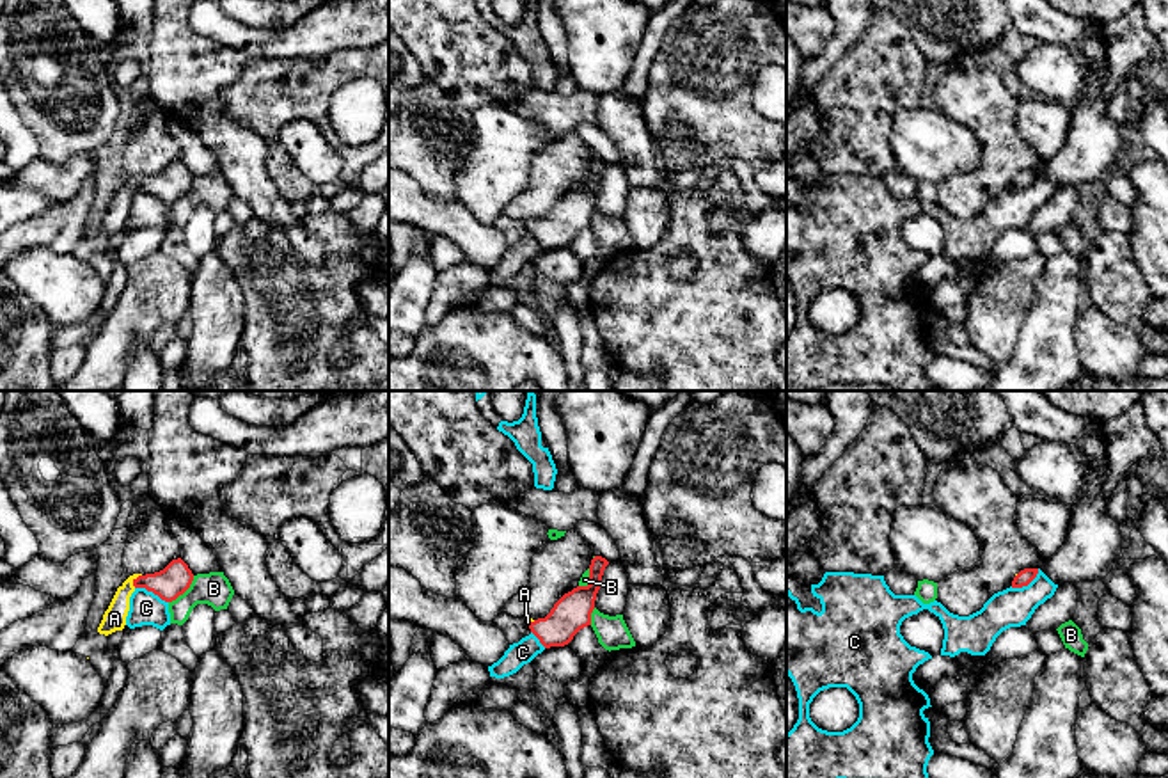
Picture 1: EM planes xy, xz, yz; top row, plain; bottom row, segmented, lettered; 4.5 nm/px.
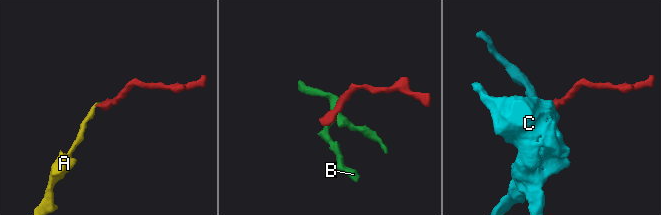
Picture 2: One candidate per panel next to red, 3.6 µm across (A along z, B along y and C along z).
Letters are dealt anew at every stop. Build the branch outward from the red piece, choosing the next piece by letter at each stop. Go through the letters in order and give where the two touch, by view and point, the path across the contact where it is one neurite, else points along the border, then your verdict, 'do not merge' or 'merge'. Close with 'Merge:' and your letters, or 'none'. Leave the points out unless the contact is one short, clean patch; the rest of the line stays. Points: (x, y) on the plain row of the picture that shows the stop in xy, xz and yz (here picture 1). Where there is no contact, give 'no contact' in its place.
A: meets red in xy at (134, 183); runs through xy (174, 182), (134, 183), (123, 196), (114, 221); merge
B: meets red in xy at (183, 194); border along xy (194, 178), (192, 185), (169, 205); do not merge
C: meets red in xy at (151, 192); border along xy (135, 189), (144, 189), (167, 205); do not merge
Merge: A

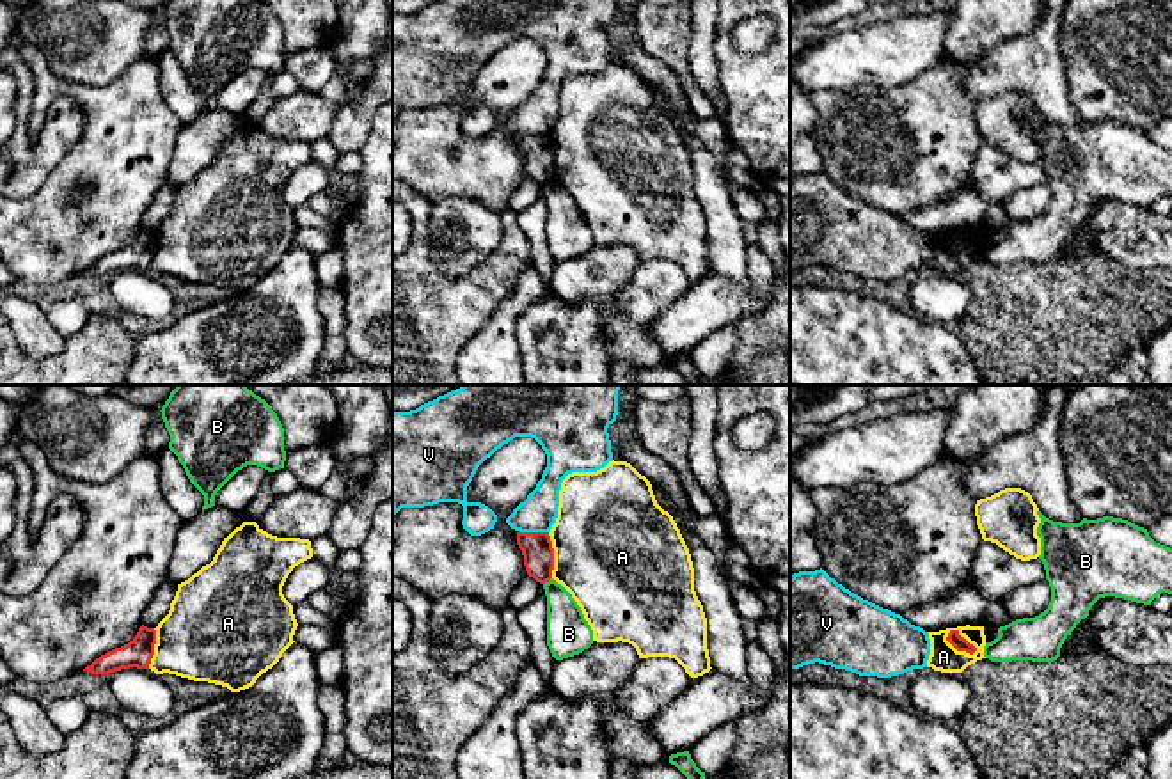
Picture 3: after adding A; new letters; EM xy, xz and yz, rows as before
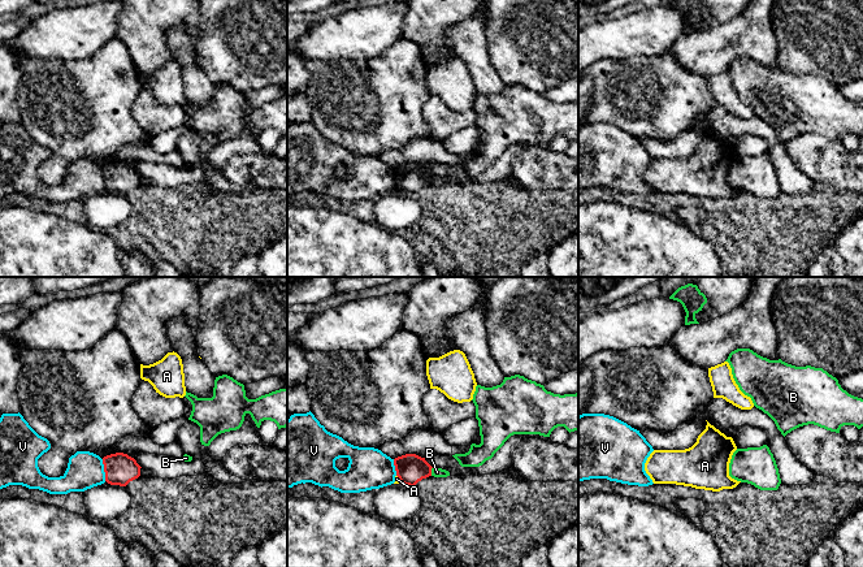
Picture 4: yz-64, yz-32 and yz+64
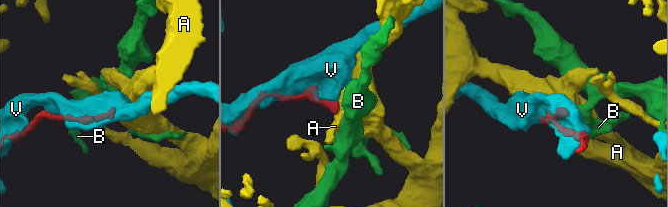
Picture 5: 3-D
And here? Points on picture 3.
A: meets red in yz at (963, 240); border along yz (949, 233), (956, 233), (977, 252); do not merge
B: meets red in xz at (547, 183); border along xz (551, 180), (544, 187); do not merge
V: meets red in xz at (533, 135); do not merge
Merge: none

